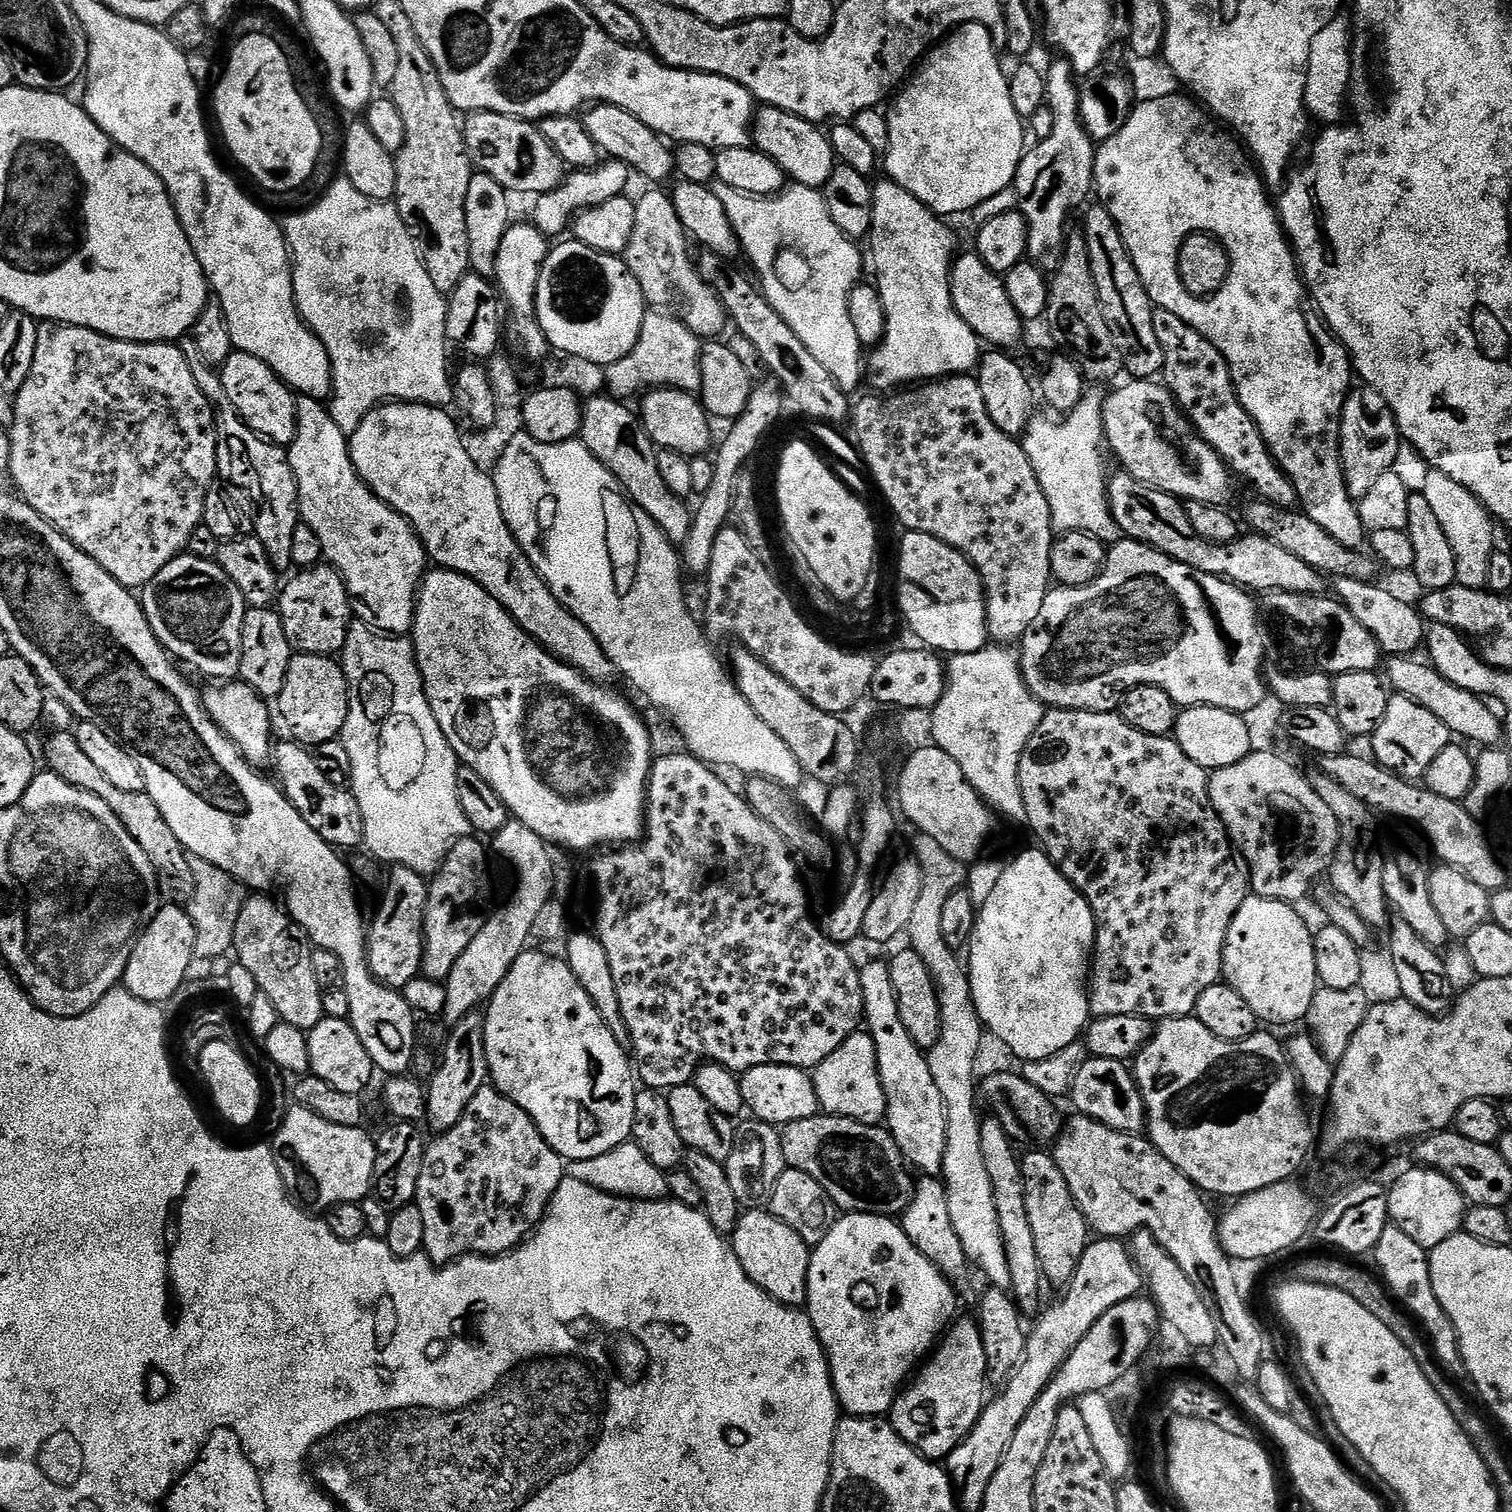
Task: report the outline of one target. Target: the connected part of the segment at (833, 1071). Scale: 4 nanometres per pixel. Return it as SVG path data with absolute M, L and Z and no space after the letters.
M857 1030L849 1034L846 1042L830 1054L811 1073L818 1094L821 1109L829 1116L845 1116L857 1120L860 1124L880 1126L888 1115L886 1094L878 1074L878 1050L874 1038L866 1030Z

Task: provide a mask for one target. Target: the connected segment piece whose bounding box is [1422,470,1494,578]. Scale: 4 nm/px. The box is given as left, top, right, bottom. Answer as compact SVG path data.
M1430 470L1426 474L1426 486L1422 495L1426 498L1426 502L1430 502L1430 507L1433 508L1443 533L1450 540L1450 546L1454 550L1454 558L1458 561L1456 565L1457 577L1483 577L1485 562L1492 557L1494 551L1494 545L1492 545L1494 517L1492 513L1485 508L1483 502L1474 493L1466 490L1466 486L1454 482L1454 478L1435 470Z

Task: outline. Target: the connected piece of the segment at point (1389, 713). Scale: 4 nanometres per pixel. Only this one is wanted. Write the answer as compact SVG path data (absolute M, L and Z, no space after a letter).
M1399 694L1388 697L1386 714L1382 714L1382 722L1378 722L1375 732L1370 737L1372 743L1371 755L1381 768L1395 772L1397 776L1404 777L1409 782L1419 781L1428 773L1430 762L1442 754L1442 750L1453 743L1452 731L1444 725L1430 710L1418 706L1410 698Z

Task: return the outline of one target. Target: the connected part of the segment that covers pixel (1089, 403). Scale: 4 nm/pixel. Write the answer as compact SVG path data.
M1092 390L1085 391L1078 406L1061 419L1064 420L1061 424L1040 414L1033 415L1024 427L1022 443L1042 486L1042 494L1046 494L1046 502L1050 502L1053 529L1060 534L1090 532L1102 541L1115 542L1121 539L1122 533L1108 505L1110 476L1104 473L1103 410L1104 396Z

